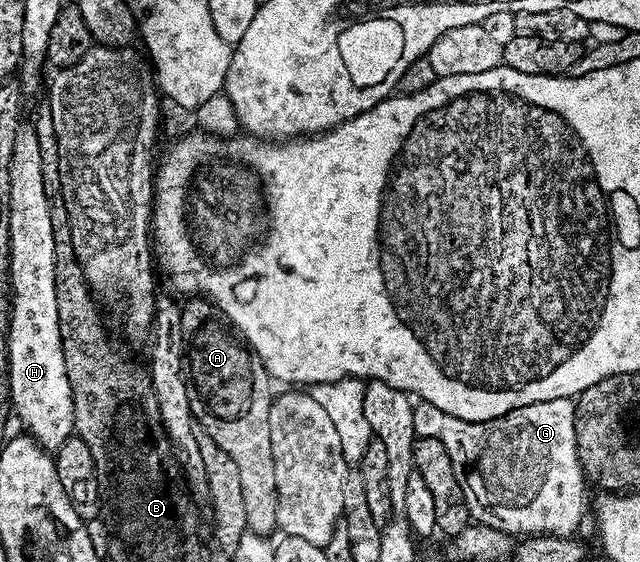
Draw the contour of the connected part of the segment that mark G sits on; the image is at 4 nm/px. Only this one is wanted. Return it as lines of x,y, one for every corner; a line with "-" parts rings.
551,398
551,402
535,402
531,406
519,406
494,420
467,422
455,418
439,406
424,402
414,403
413,421
418,437
439,438
451,454
459,486
463,486
463,498
467,498
470,517
478,524
498,528
510,534
548,534
573,536
579,526
579,518
587,511
585,471
581,468
575,442
576,403
570,398

